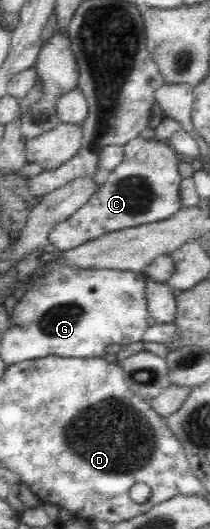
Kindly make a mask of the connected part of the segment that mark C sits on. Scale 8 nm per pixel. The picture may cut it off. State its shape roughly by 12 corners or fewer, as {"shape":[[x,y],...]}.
{"shape":[[131,139],[123,161],[53,227],[64,252],[181,208],[179,160]]}

